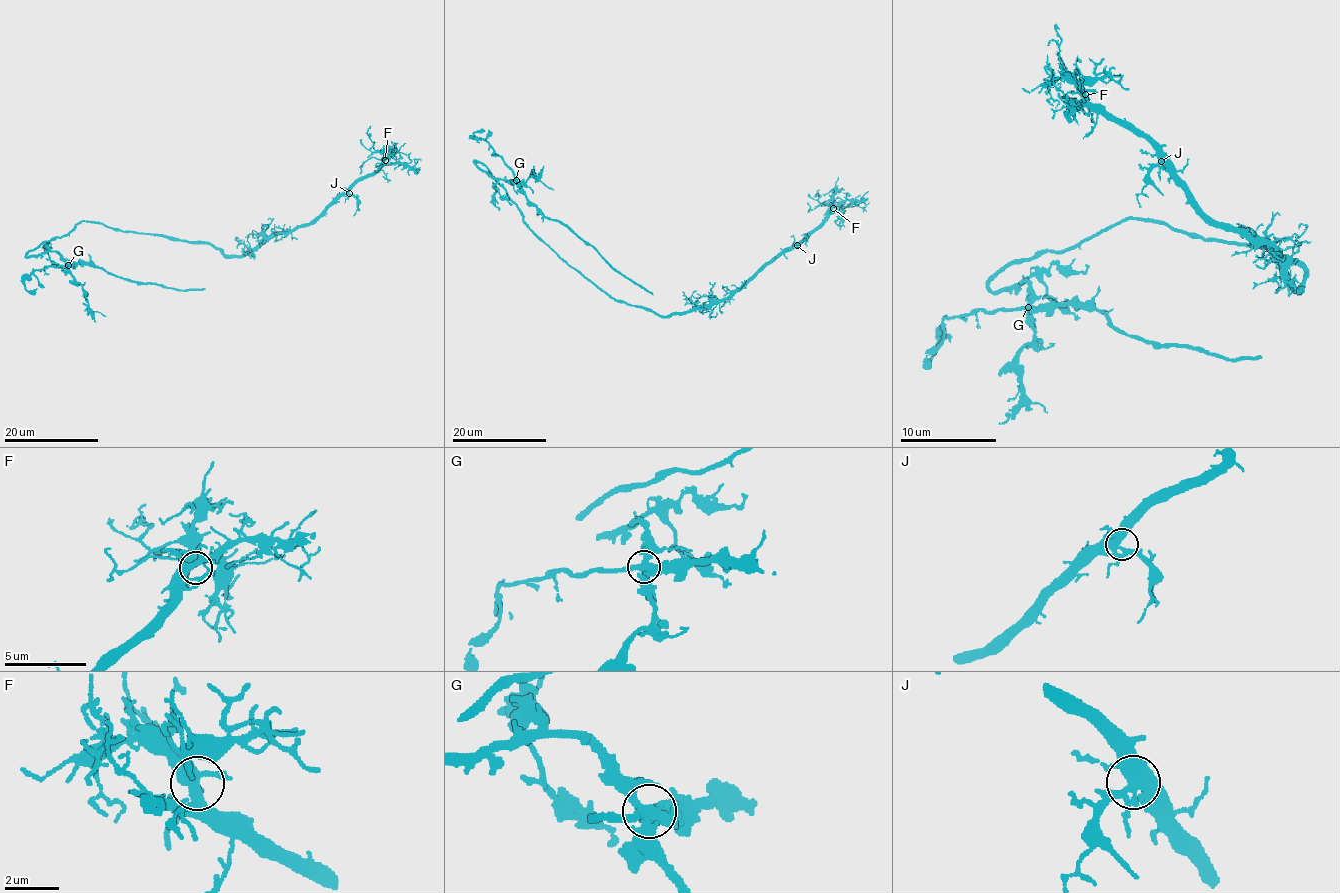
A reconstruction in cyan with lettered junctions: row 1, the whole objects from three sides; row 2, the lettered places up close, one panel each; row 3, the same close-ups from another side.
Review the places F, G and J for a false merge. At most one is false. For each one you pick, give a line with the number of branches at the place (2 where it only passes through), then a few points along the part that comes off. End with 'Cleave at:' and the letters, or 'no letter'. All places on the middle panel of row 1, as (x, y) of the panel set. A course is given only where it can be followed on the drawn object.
G: 5 branches meet; foreign part runs (516, 180), (519, 189), (546, 216), (567, 224), (627, 277), (652, 295)
Cleave at: G

